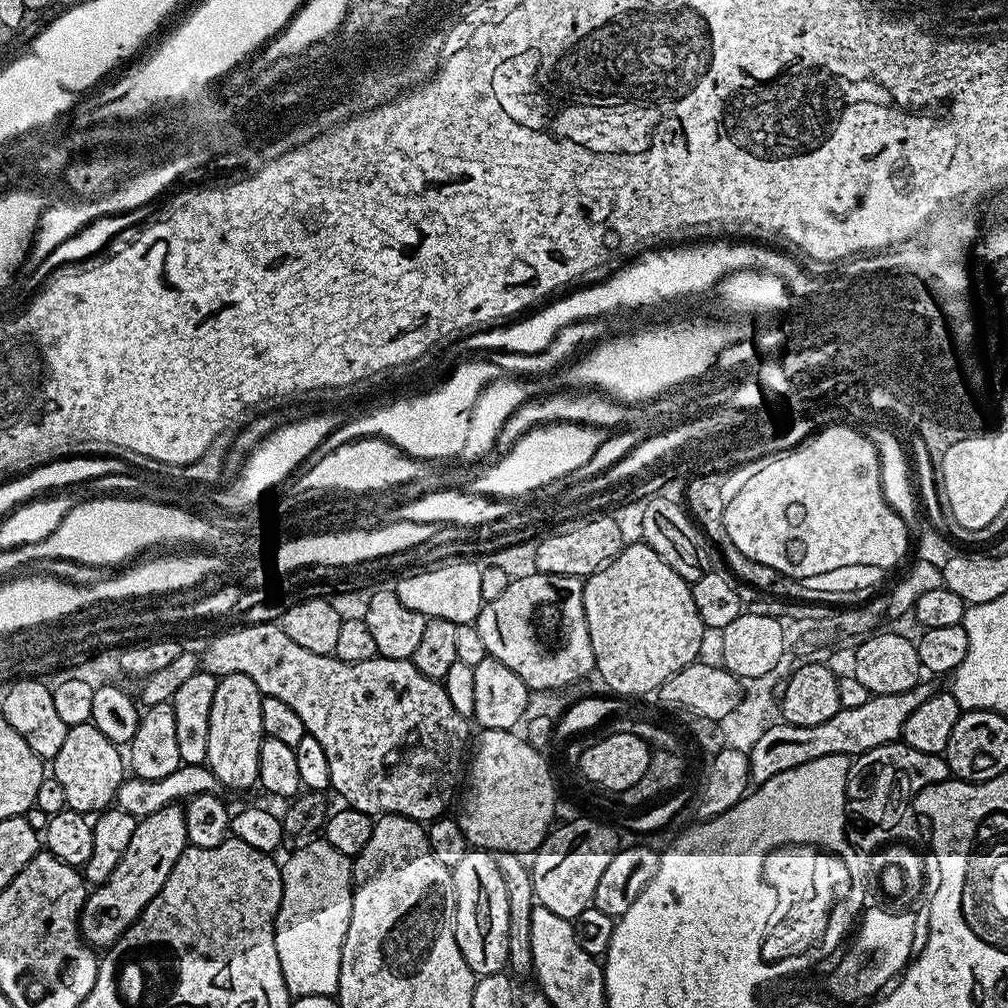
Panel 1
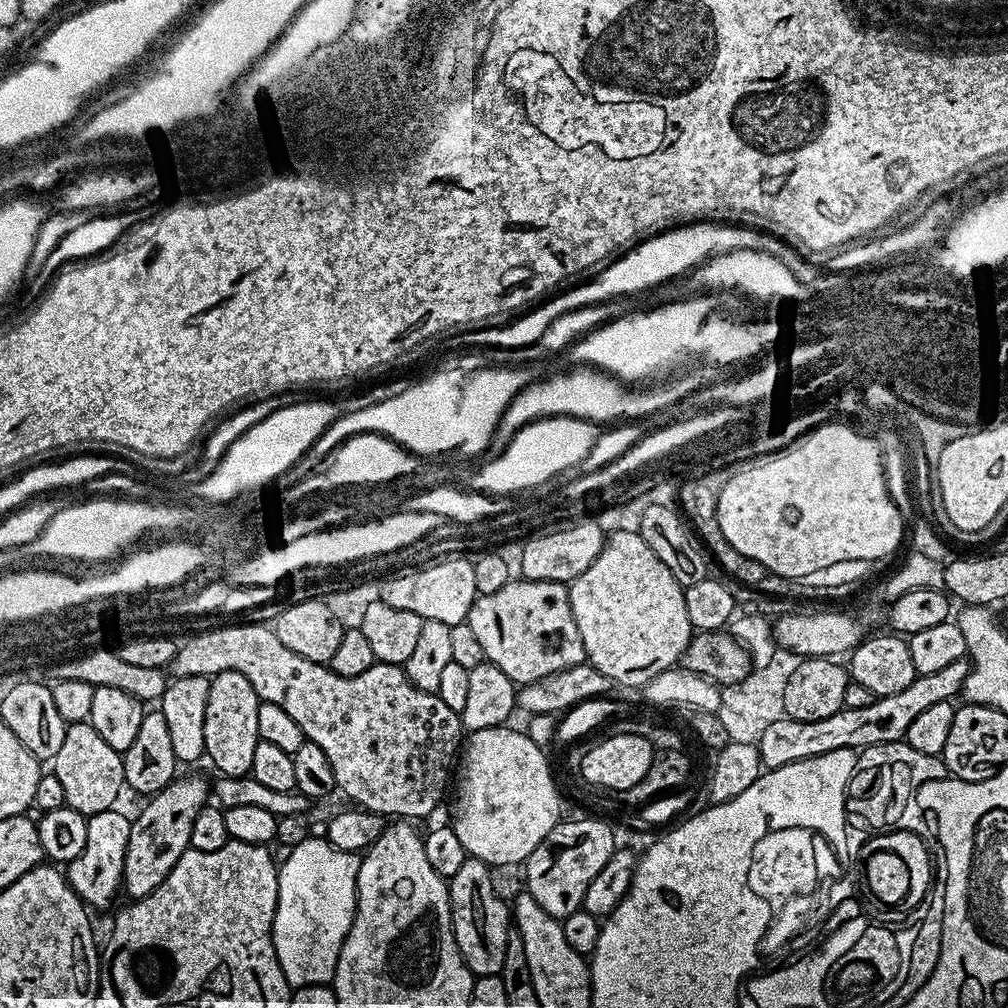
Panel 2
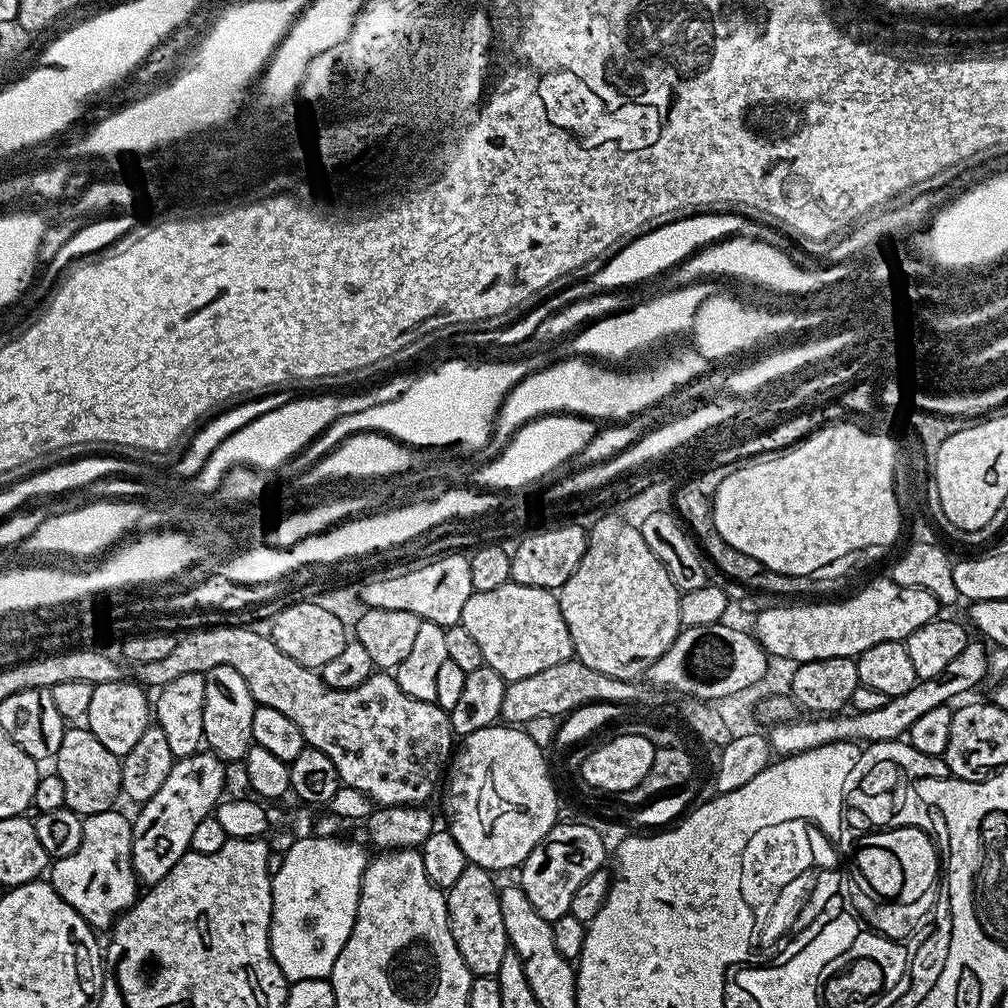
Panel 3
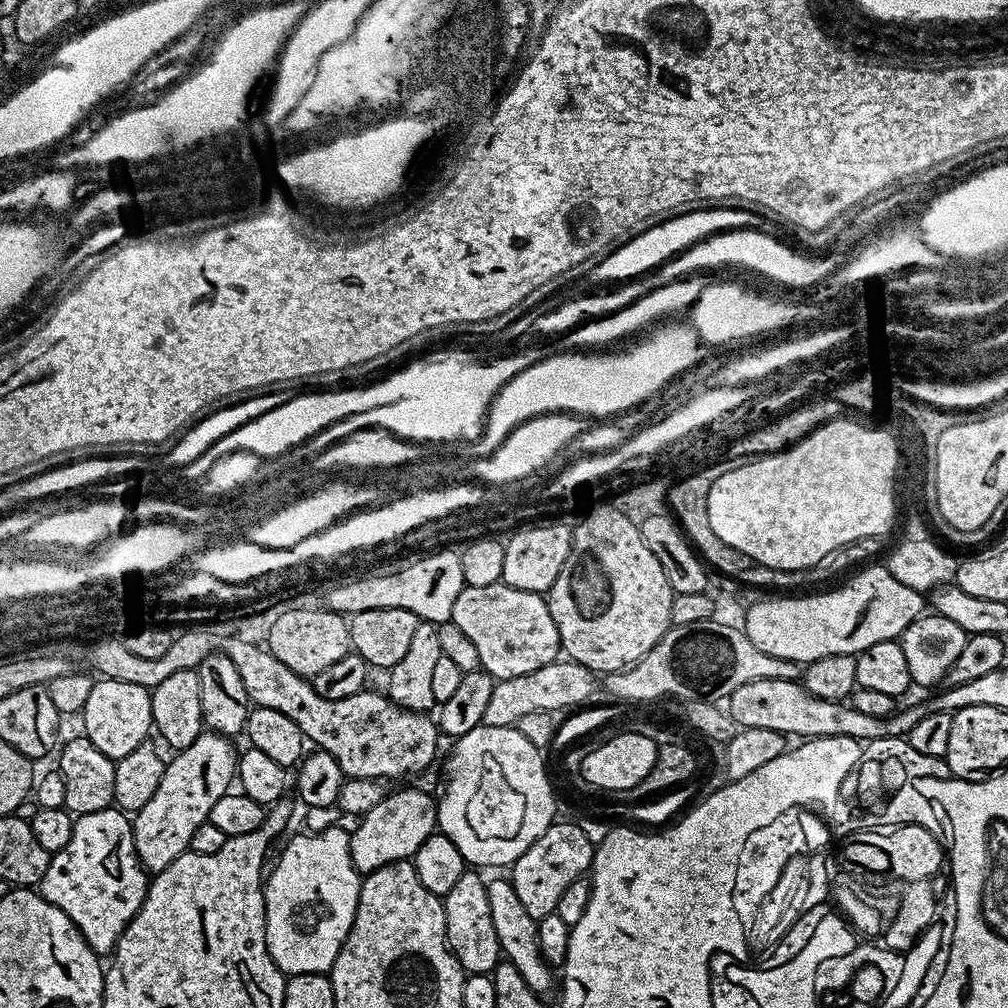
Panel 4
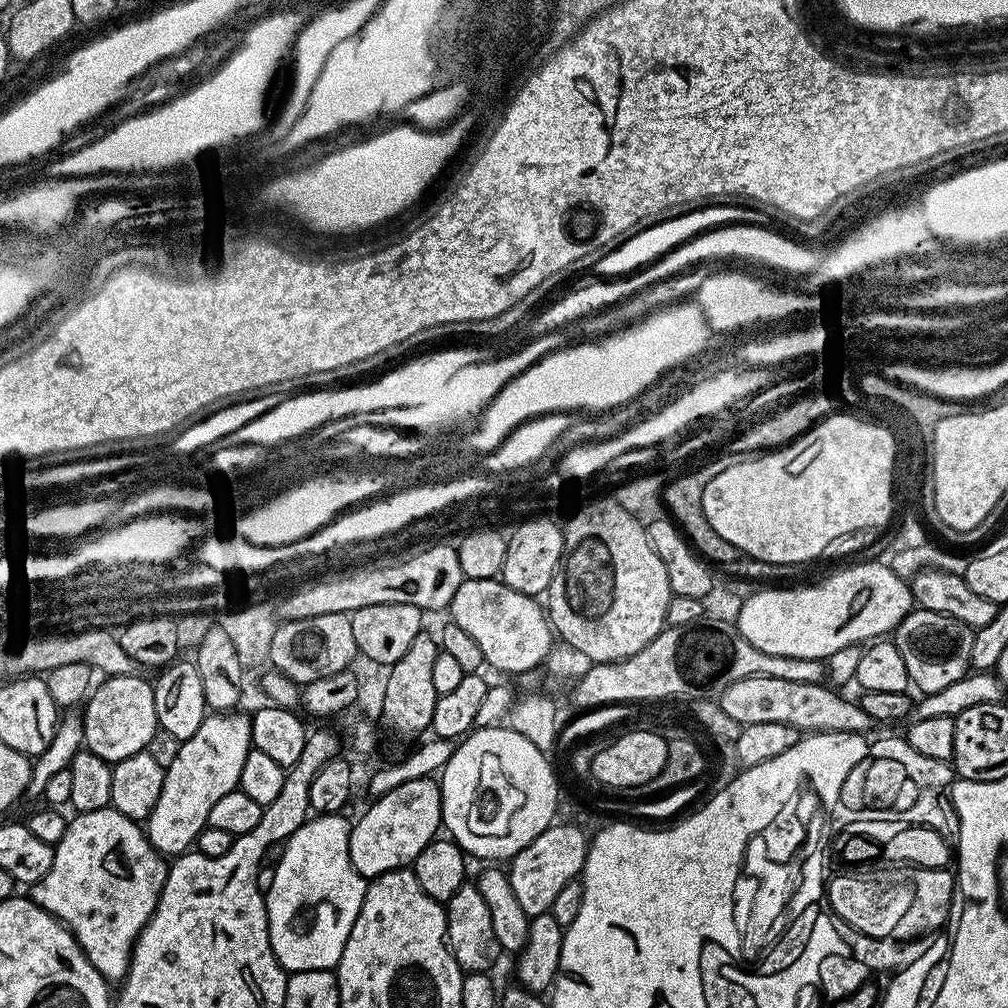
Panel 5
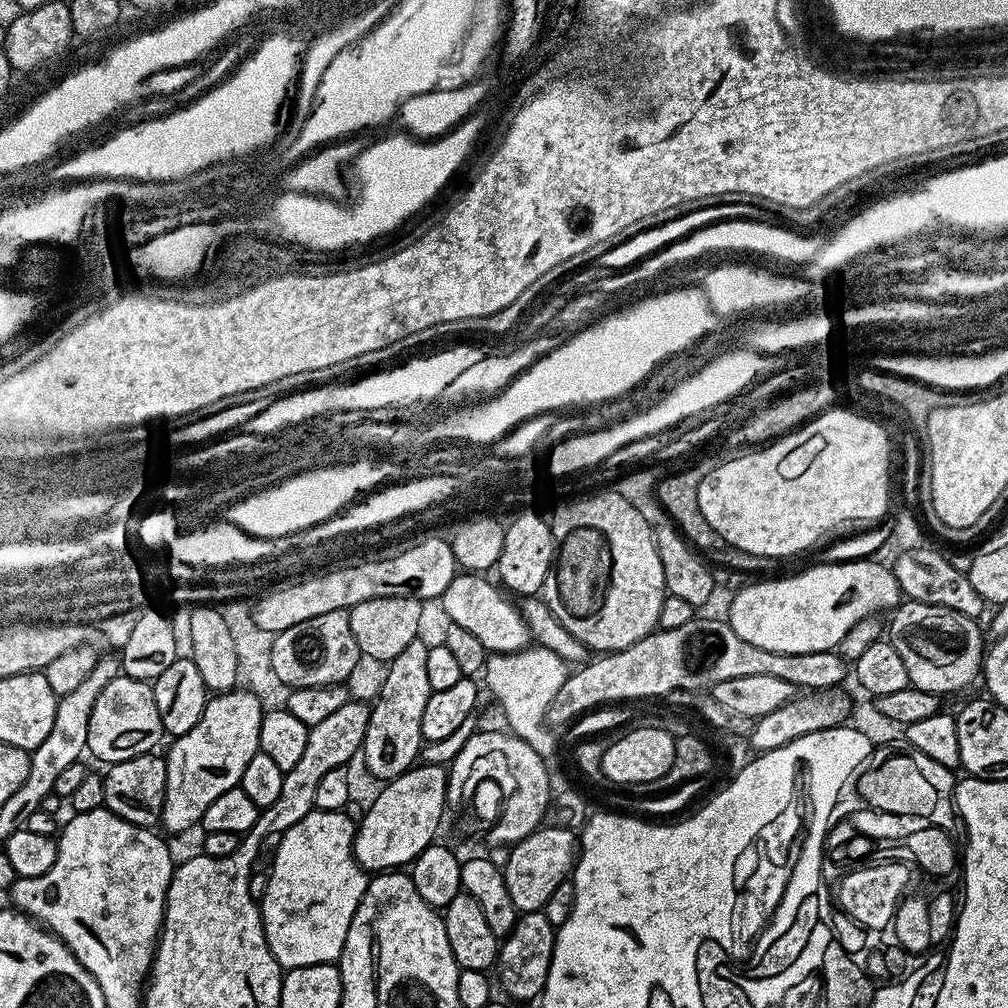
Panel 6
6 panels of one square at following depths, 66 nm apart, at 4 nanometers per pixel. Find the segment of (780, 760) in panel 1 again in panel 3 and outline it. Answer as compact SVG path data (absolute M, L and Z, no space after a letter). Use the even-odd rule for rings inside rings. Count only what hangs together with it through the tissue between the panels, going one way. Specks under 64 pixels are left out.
M969 639L968 645L946 665L946 670L929 680L917 682L913 688L906 690L906 694L893 696L888 703L878 710L866 710L865 712L849 711L847 714L824 714L819 718L795 718L785 723L773 723L767 729L766 735L773 753L777 757L797 756L799 752L814 750L818 746L827 744L848 744L852 740L864 740L863 742L875 742L878 740L899 740L922 718L943 704L951 705L955 696L964 696L971 688L976 688L990 673L989 645L979 639Z

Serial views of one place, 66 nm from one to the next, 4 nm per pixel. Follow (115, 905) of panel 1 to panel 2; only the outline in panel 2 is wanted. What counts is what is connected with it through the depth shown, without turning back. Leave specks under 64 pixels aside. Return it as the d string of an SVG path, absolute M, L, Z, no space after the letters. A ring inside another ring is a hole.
M184 776L172 781L167 788L156 793L147 801L148 804L132 820L130 830L130 842L126 846L126 858L124 859L123 891L129 892L129 897L139 898L153 892L159 884L170 874L174 862L182 858L182 854L190 846L190 830L194 830L194 818L198 818L198 810L202 810L210 800L210 784L200 776Z

